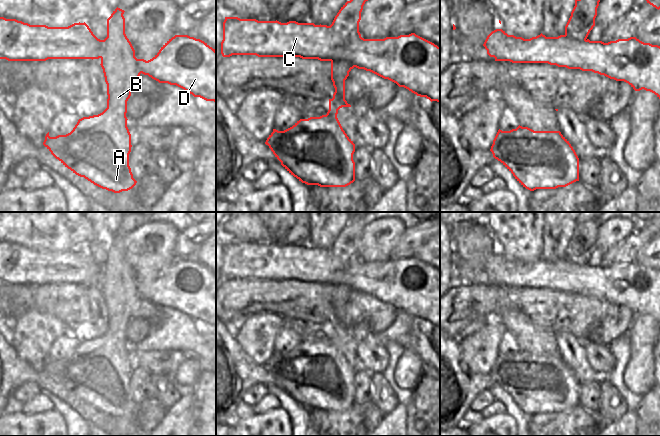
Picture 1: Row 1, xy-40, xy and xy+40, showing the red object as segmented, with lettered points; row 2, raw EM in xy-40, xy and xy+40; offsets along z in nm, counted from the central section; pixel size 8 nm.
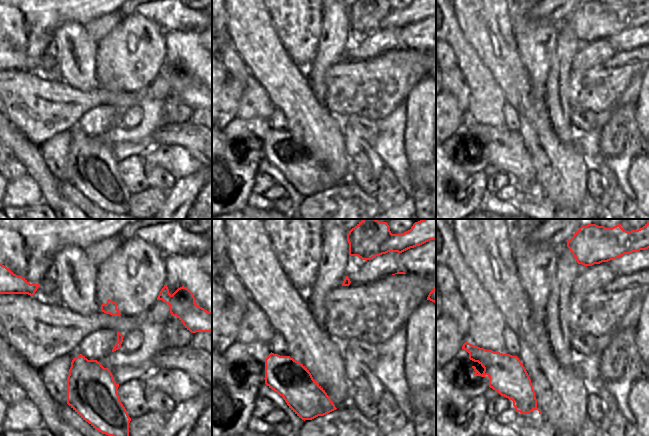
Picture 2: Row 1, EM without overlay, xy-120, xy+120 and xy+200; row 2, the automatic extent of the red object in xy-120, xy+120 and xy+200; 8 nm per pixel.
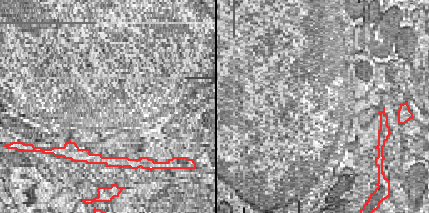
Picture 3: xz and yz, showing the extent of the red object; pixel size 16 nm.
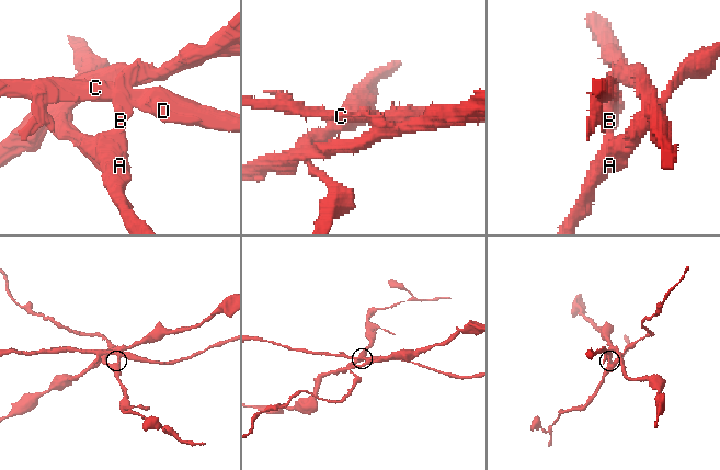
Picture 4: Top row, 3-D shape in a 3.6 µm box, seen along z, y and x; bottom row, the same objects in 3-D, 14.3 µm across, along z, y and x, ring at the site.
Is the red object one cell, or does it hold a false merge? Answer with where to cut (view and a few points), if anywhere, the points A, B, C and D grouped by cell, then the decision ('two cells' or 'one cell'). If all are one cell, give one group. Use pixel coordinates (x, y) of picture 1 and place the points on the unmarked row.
cut in xy along (330, 249), (334, 261), (340, 268), (351, 270), (361, 265); A B / C D; two cells

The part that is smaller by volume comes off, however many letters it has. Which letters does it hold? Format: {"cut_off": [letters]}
{"cut_off": ["C", "D"]}

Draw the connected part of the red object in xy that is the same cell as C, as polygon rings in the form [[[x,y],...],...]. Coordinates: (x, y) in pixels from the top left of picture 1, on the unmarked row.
[[[225,241],[221,278],[223,281],[256,279],[258,281],[300,281],[320,285],[348,285],[356,292],[388,303],[417,320],[440,327],[440,271],[415,257],[384,263],[361,262],[360,267],[346,271],[339,268],[333,258],[333,252],[327,249]]]

